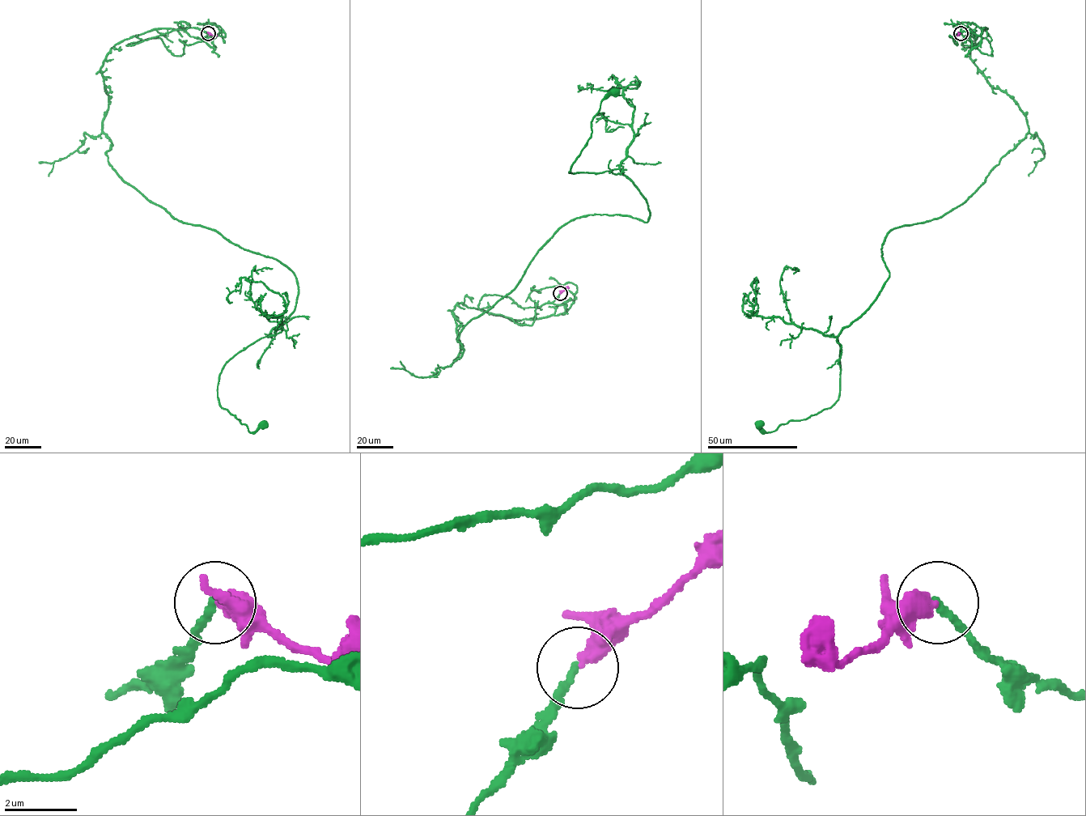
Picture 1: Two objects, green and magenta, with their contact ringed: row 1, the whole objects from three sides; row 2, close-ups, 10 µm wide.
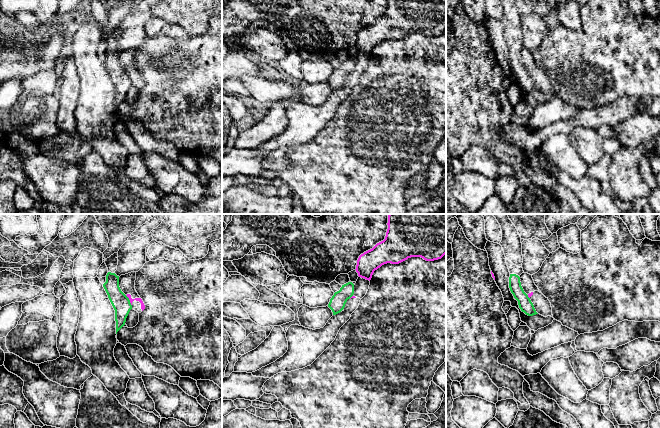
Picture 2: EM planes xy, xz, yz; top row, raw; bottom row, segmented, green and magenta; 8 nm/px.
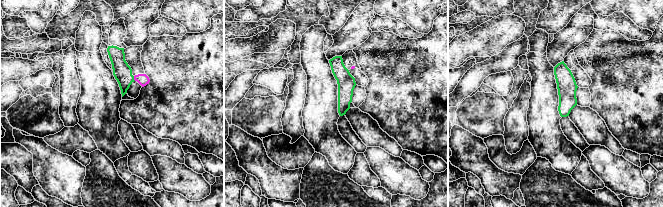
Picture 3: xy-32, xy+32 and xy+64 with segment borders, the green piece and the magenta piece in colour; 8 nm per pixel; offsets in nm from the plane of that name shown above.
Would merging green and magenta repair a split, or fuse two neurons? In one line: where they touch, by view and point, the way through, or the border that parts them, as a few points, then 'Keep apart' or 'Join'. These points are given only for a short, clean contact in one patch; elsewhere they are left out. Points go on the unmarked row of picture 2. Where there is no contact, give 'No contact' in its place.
Touches green at xy (129, 76). Boundary: xy (125, 71), (131, 81). Keep apart

